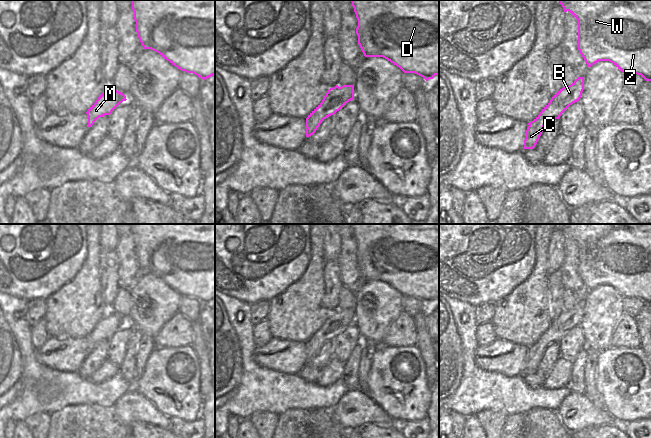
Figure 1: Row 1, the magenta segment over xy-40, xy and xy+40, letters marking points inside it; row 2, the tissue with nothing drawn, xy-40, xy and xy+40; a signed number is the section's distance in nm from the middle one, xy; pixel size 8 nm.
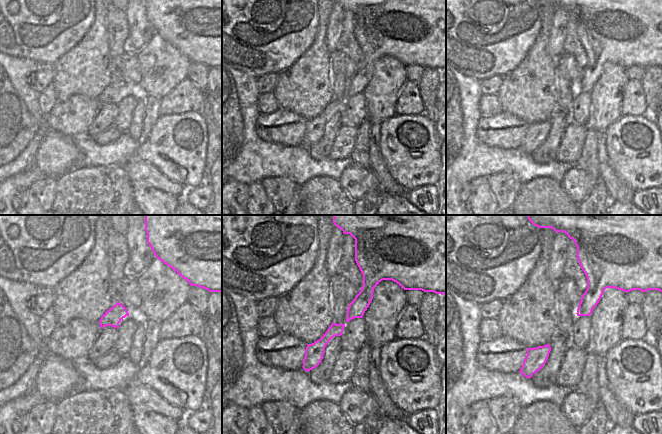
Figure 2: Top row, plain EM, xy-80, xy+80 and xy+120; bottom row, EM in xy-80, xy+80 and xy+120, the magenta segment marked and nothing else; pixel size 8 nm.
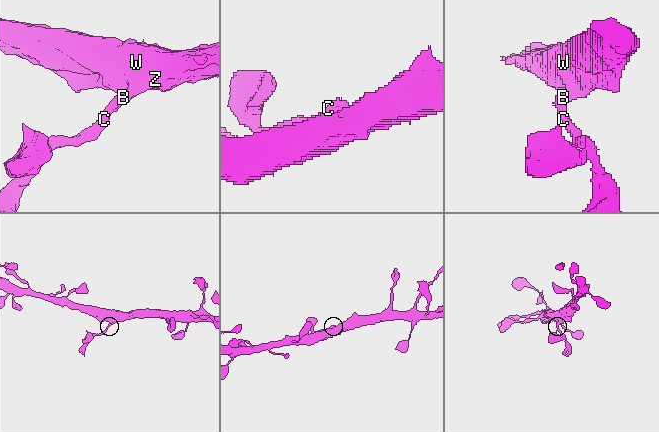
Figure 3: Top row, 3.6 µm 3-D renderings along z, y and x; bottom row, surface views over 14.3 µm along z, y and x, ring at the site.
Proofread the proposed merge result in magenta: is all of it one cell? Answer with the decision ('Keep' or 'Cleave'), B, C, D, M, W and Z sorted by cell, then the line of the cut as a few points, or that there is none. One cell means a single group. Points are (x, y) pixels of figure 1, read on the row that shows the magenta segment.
Cleave. Groups: B D M W Z / C. Split along xy+40 (529, 125), (540, 125), (543, 127)

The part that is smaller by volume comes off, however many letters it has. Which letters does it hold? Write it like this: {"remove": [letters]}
{"remove": ["C"]}

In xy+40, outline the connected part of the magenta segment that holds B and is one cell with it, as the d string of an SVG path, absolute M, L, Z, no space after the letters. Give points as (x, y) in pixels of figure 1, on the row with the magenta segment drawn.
M578 77L571 85L560 89L528 125L544 127L551 119L559 119L573 103L580 101L583 90L584 77Z

